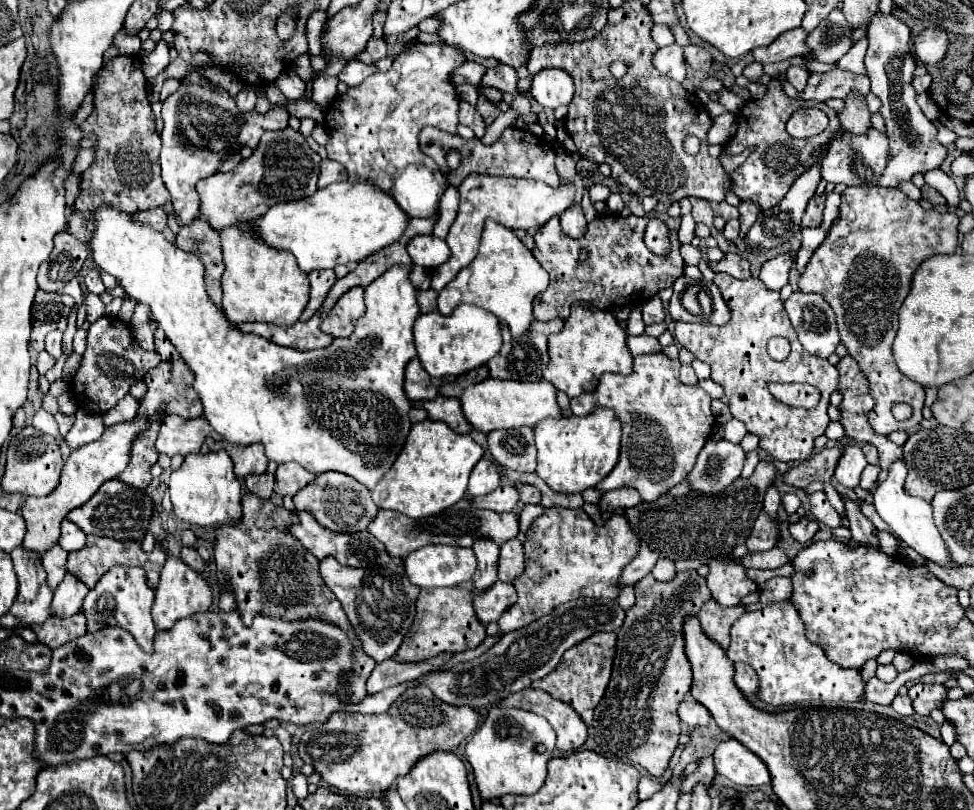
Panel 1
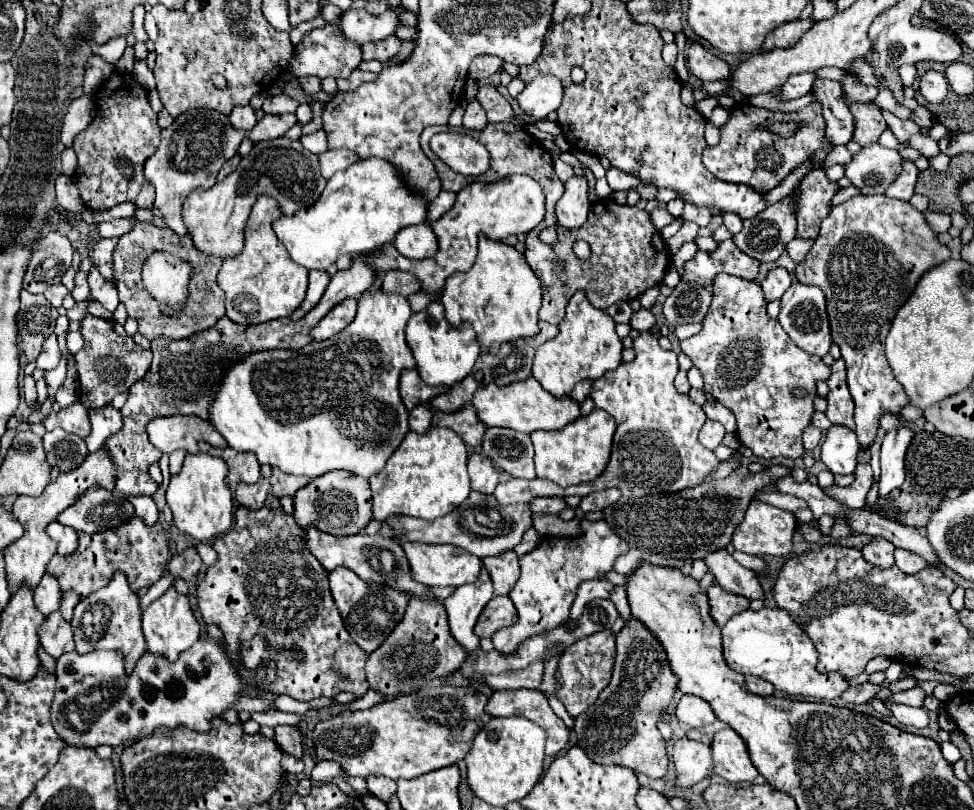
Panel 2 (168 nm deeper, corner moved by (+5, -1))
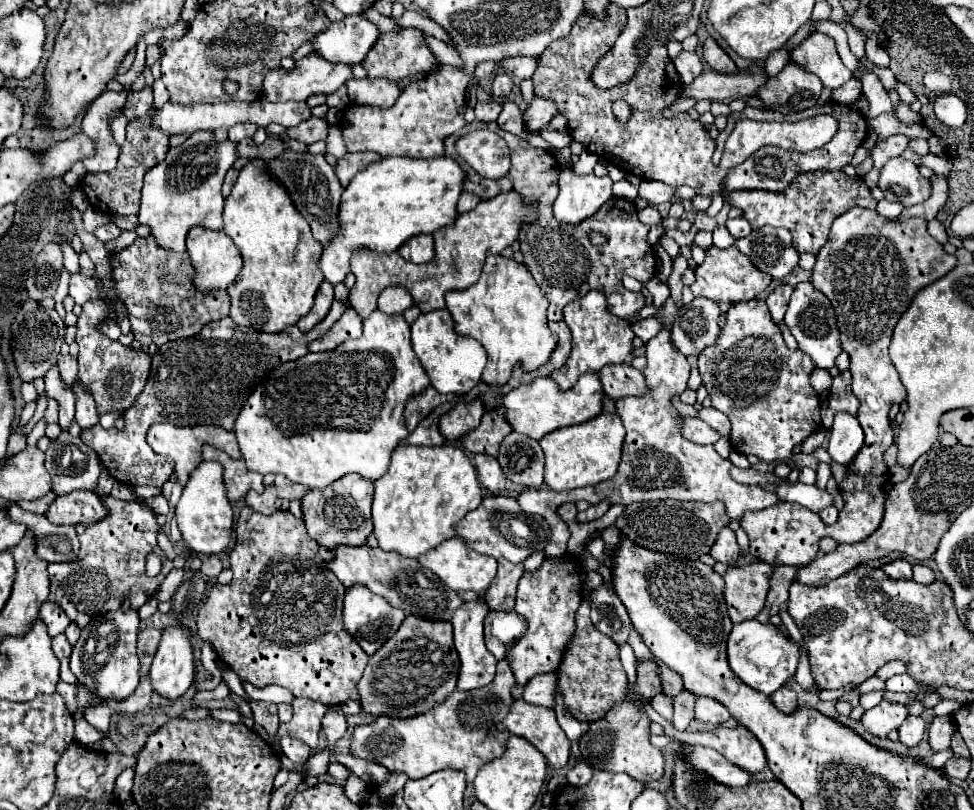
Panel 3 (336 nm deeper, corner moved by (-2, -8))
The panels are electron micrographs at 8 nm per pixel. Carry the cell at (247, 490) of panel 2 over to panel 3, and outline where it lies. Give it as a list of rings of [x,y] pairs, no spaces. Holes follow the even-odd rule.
[[[266,486],[266,490],[262,494],[250,490],[248,496],[246,496],[246,506],[254,508],[254,510],[258,510],[262,514],[272,514],[272,512],[278,510],[276,500],[278,500],[278,496],[276,496],[274,486]]]

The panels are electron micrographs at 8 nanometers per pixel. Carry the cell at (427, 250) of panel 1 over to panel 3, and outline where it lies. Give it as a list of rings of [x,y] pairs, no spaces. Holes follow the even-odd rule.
[[[422,234],[422,236],[410,238],[406,244],[400,246],[398,254],[404,260],[410,260],[414,264],[430,262],[434,258],[434,240],[432,240],[432,234]]]

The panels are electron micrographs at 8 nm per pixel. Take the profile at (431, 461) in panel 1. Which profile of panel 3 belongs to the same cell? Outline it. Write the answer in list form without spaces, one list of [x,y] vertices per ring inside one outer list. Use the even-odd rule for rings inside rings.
[[[452,444],[438,448],[398,446],[386,474],[374,482],[374,536],[382,550],[396,550],[406,558],[418,558],[444,540],[454,538],[454,524],[480,502],[482,488],[462,448]]]

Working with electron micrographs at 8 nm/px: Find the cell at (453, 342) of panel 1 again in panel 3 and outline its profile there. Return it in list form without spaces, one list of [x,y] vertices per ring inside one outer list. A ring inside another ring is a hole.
[[[446,308],[432,310],[416,318],[412,324],[412,348],[422,362],[432,386],[440,394],[466,394],[480,382],[482,370],[486,366],[486,350],[482,350],[482,344],[456,334],[454,318]]]

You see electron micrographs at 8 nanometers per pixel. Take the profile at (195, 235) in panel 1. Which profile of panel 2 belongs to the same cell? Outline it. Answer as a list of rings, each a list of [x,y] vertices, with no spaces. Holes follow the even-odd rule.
[[[137,223],[133,227],[133,231],[119,237],[119,243],[113,251],[113,267],[115,267],[115,285],[117,285],[117,291],[119,291],[119,299],[125,303],[127,315],[137,319],[139,333],[143,337],[147,337],[149,341],[157,339],[157,337],[185,339],[193,333],[199,333],[199,331],[213,327],[215,321],[225,317],[225,297],[223,297],[223,291],[219,289],[219,285],[215,283],[215,277],[221,269],[221,259],[215,257],[215,255],[203,255],[203,251],[195,251],[195,245],[191,243],[191,235],[179,237],[171,229],[159,229],[159,227],[149,225],[149,223]],[[171,245],[175,245],[175,251],[179,253],[179,257],[189,261],[191,267],[193,267],[187,307],[183,307],[181,311],[173,311],[173,313],[161,311],[161,307],[155,305],[157,301],[153,301],[153,297],[145,291],[141,277],[139,277],[143,259],[151,251],[157,251],[157,249],[171,251]]]

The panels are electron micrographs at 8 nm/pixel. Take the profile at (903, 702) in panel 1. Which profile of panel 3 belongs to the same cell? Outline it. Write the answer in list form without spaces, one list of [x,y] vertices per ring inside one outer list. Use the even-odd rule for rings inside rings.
[[[908,716],[904,720],[904,724],[898,728],[900,742],[906,744],[908,748],[914,748],[914,746],[920,744],[920,740],[924,736],[924,730],[926,730],[926,724],[920,716]]]

